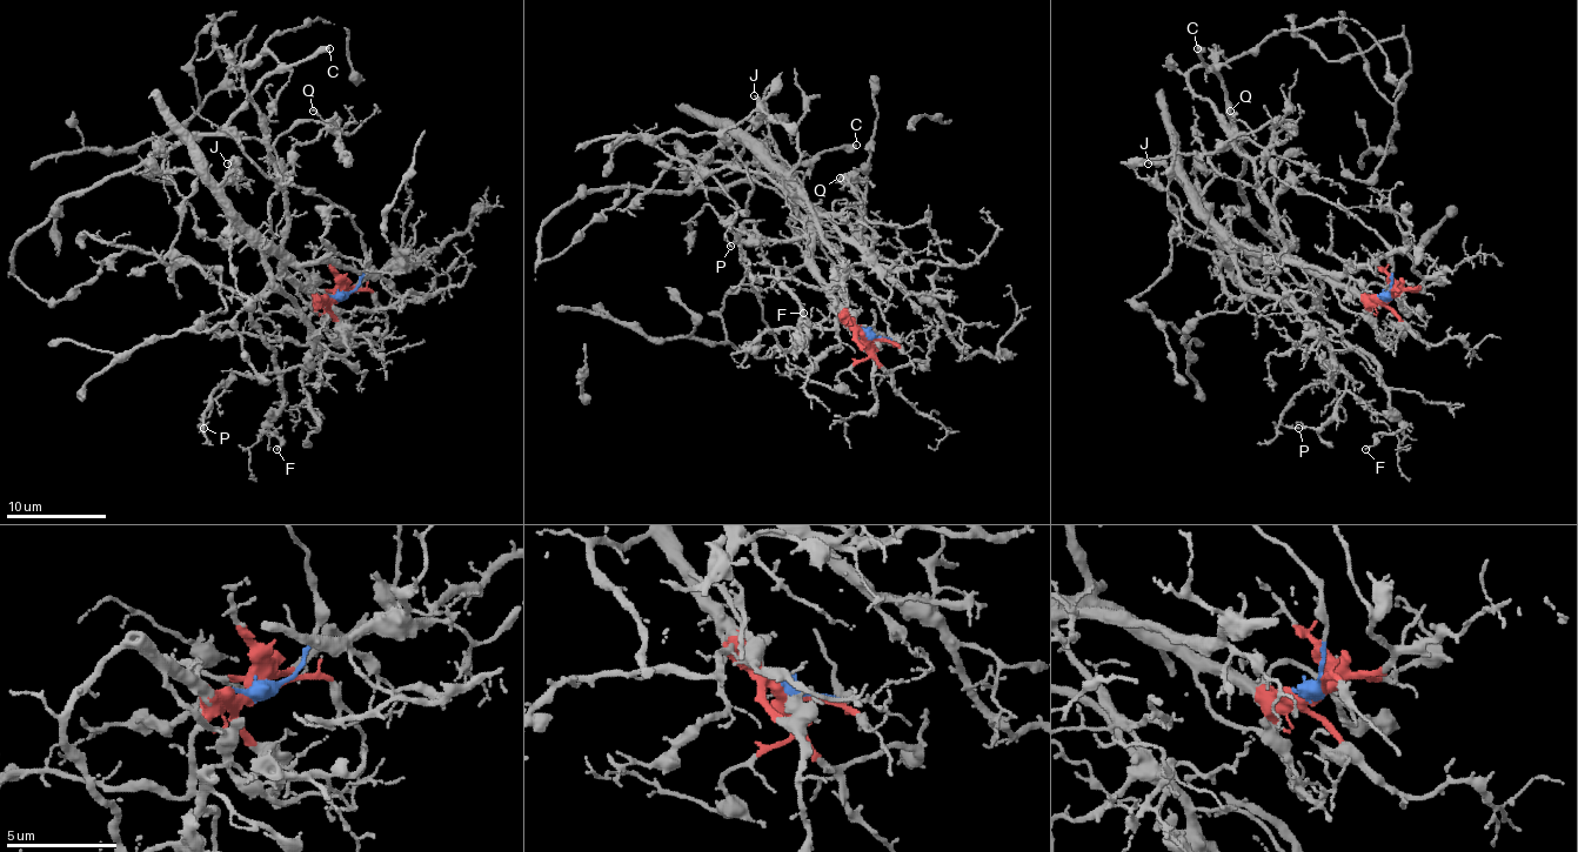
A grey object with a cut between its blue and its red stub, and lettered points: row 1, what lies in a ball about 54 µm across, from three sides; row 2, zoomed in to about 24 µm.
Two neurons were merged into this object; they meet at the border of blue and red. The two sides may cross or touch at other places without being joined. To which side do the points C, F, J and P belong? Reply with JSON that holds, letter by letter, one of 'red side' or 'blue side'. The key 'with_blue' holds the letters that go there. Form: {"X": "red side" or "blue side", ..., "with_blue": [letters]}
{"C": "blue side", "F": "red side", "J": "red side", "P": "red side", "with_blue": ["C"]}

